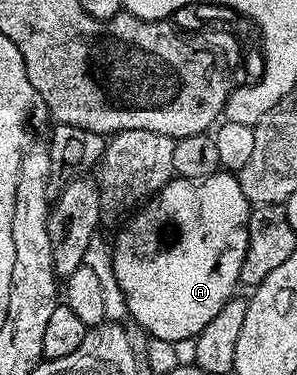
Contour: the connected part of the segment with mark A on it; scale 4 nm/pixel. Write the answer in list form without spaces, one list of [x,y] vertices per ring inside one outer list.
[[[219,172],[207,178],[175,177],[172,184],[165,186],[149,203],[150,214],[158,226],[146,226],[145,216],[138,212],[119,232],[118,239],[113,239],[115,276],[126,301],[127,312],[134,320],[133,325],[151,339],[189,343],[197,338],[208,320],[224,308],[227,300],[235,297],[237,290],[234,289],[239,289],[248,248],[246,221],[250,219],[252,209],[250,201],[241,192],[237,177],[230,172]]]

